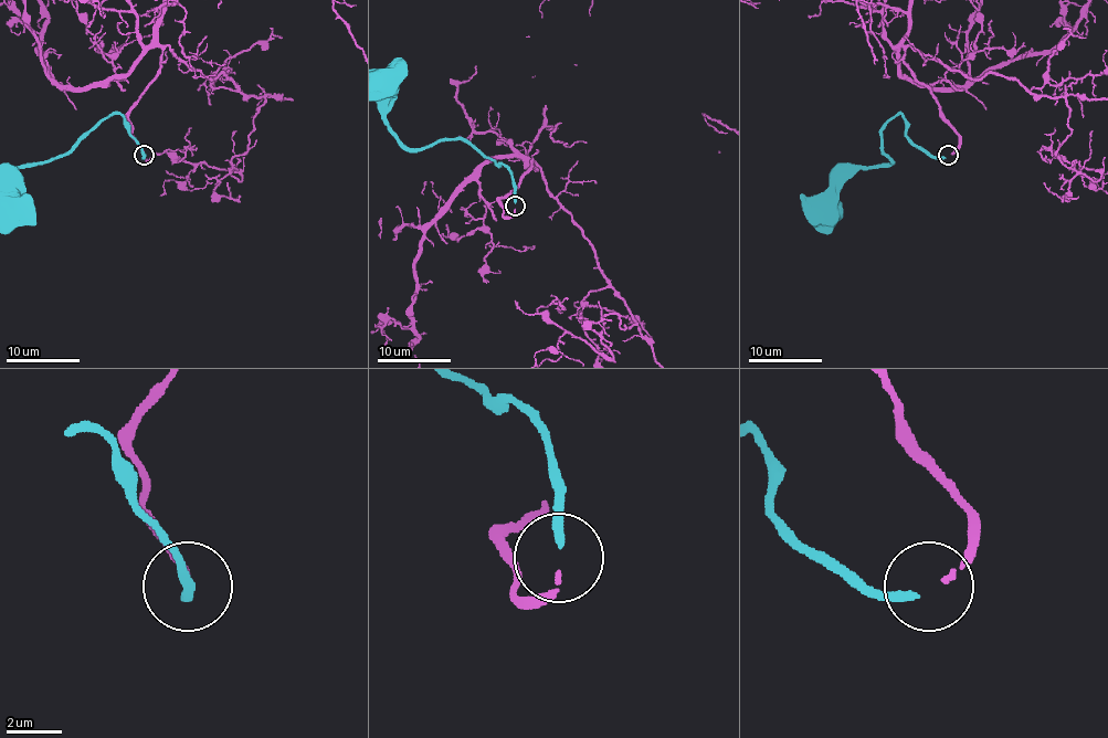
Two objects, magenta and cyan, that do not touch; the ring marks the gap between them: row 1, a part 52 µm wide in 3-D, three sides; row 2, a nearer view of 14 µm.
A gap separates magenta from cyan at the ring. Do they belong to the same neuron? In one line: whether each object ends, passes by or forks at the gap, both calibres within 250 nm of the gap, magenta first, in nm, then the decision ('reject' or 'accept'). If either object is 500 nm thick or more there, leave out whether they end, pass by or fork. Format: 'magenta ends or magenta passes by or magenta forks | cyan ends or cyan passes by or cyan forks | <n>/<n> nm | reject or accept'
magenta ends | cyan ends | 160/340 nm | accept

